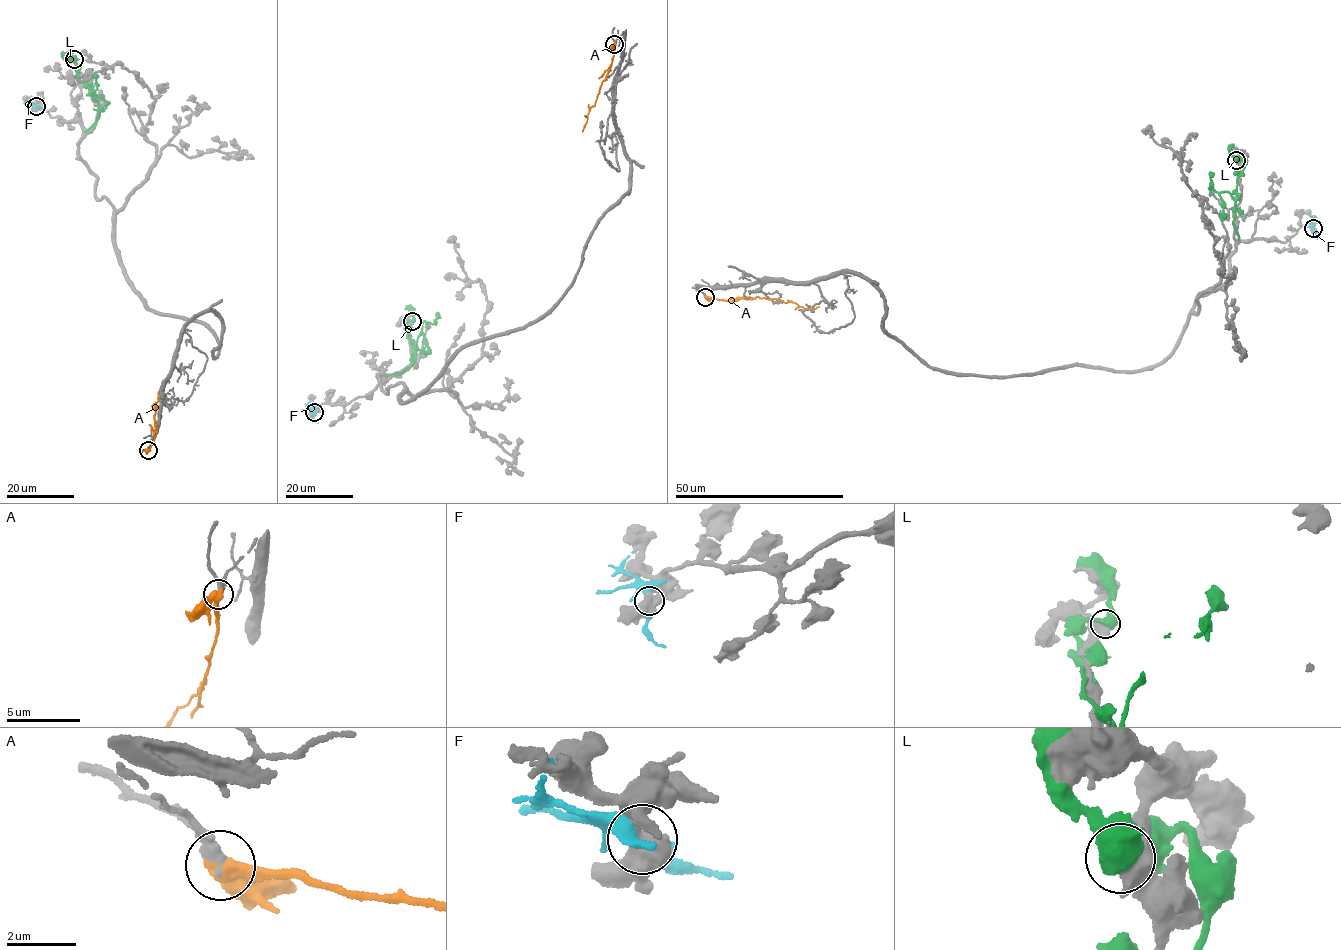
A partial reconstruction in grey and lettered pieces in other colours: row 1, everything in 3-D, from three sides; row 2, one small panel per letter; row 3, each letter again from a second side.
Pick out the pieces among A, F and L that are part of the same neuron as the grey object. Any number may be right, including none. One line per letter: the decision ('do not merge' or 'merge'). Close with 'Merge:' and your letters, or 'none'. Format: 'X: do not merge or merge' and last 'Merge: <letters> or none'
A: merge
F: do not merge
L: do not merge
Merge: A

